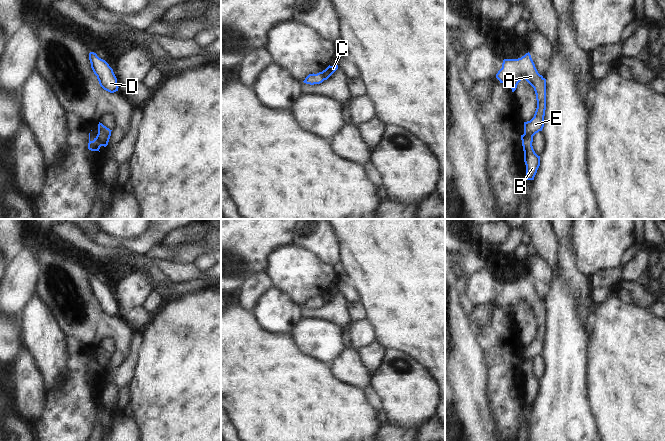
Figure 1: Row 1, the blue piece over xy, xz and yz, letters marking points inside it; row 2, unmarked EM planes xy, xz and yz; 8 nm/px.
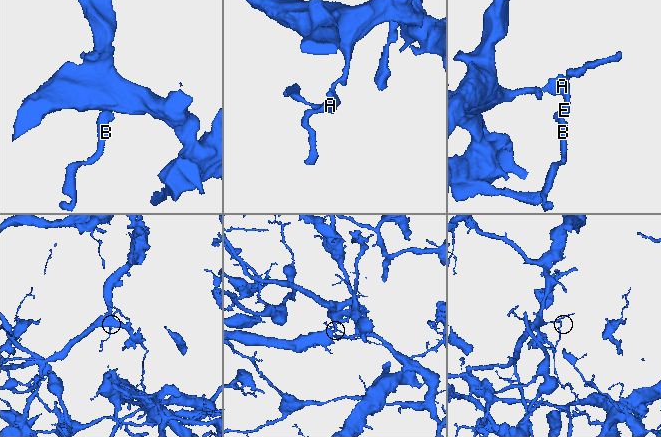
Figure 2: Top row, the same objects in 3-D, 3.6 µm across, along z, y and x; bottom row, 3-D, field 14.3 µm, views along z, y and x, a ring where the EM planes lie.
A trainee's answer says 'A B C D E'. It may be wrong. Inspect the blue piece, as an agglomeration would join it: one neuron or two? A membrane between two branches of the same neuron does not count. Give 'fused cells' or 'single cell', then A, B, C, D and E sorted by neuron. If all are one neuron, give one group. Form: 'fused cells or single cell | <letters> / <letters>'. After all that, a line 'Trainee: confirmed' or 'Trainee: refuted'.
fused cells | A C D E / B
Trainee: refuted

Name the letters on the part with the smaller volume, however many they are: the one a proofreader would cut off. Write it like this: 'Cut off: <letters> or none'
Cut off: B

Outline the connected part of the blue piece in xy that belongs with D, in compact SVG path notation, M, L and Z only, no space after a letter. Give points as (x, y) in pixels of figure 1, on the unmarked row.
M94 276L89 277L89 284L100 310L110 317L118 315L117 302L109 288Z

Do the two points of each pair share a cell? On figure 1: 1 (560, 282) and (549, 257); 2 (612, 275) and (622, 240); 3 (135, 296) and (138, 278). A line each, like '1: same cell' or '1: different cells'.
1: different cells
2: different cells
3: same cell

